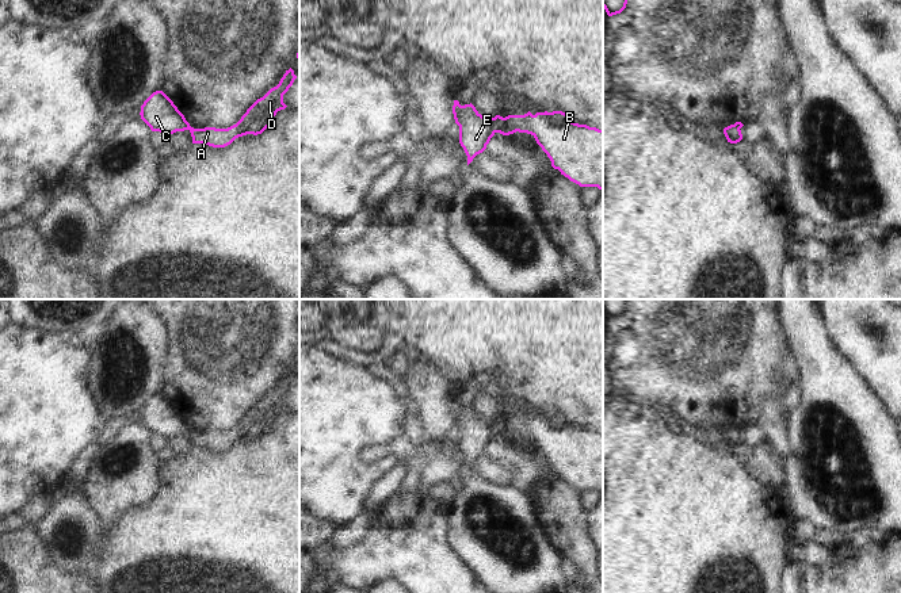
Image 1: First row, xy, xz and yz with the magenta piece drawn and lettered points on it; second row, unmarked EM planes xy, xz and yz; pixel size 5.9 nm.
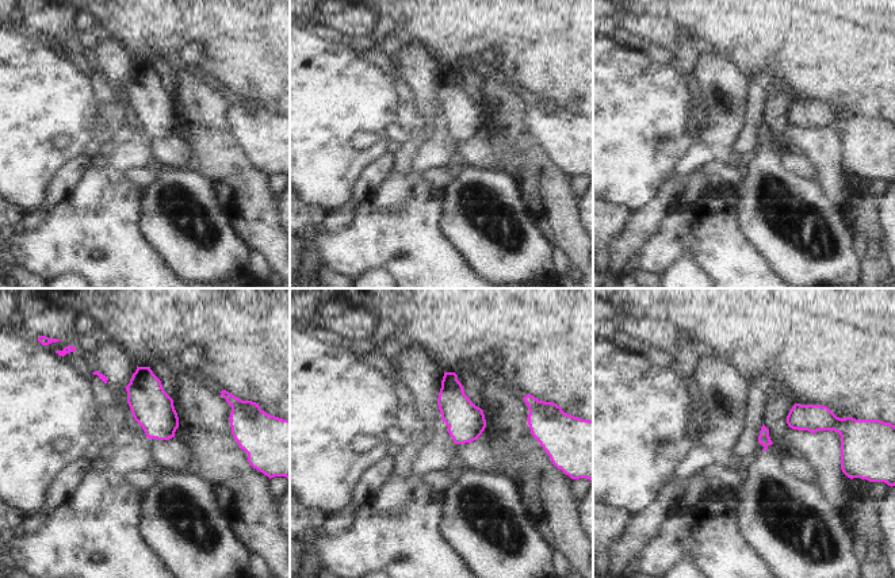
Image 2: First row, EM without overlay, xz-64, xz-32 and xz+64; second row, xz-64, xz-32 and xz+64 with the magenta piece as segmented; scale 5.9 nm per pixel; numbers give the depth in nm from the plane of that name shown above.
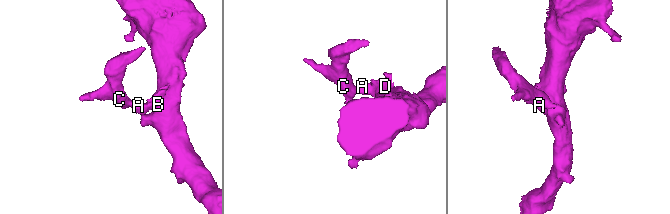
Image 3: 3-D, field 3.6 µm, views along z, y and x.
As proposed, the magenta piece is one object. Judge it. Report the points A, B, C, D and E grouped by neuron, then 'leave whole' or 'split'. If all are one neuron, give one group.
A B D / C E; split

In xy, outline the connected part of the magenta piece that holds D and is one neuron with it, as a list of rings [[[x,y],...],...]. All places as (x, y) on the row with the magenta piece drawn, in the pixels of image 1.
[[[291,68],[286,70],[279,84],[271,88],[263,97],[257,99],[241,119],[228,129],[191,127],[192,144],[225,148],[238,137],[261,134],[270,126],[276,112],[287,107],[283,103],[283,95],[289,91],[295,79],[297,76]]]

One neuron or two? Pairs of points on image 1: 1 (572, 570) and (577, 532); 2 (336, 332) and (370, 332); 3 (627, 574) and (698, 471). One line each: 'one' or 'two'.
1: two
2: one
3: one

